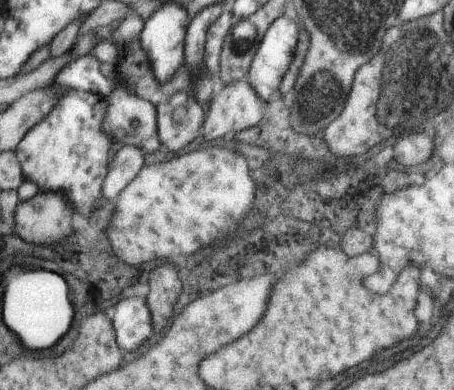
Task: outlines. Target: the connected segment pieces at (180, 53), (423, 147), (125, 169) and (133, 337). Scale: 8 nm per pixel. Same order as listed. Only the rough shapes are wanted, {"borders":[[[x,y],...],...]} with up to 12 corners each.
{"borders":[[[171,1],[144,24],[139,43],[159,83],[185,64],[187,10]],[[422,130],[402,135],[393,148],[396,162],[410,169],[430,159],[433,136]],[[125,145],[112,158],[105,198],[116,198],[144,167],[144,152]],[[146,298],[111,309],[119,347],[138,350],[152,336]]]}

